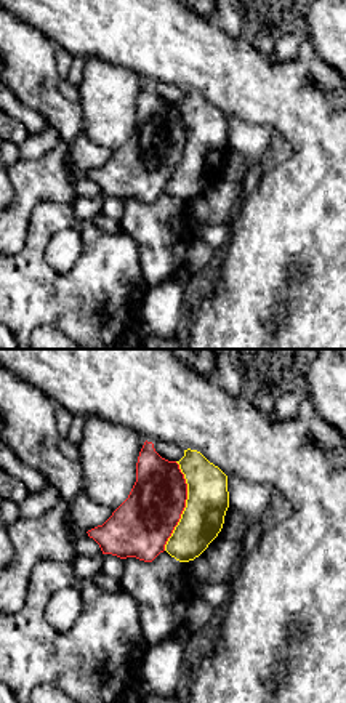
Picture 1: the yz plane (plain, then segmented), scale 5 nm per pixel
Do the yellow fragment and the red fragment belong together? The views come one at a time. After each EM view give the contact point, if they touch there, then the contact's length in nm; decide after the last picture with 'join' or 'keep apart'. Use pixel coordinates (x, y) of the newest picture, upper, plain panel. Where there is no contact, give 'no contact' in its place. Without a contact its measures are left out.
contact (186, 148); length 460 nm

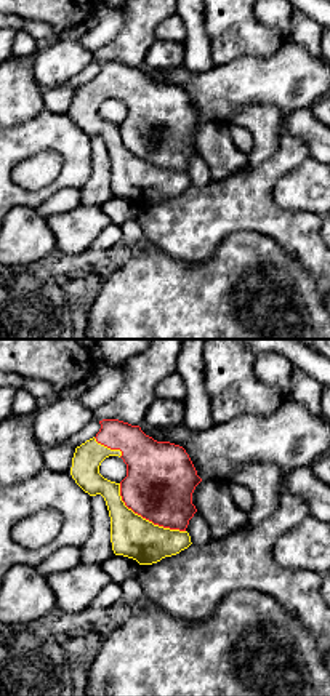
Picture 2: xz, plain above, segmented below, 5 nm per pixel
contact (144, 160); length 420 nm

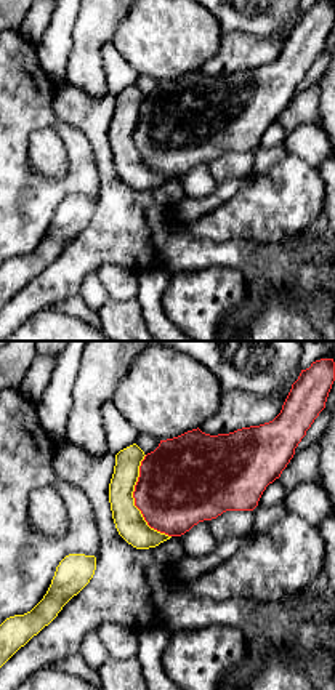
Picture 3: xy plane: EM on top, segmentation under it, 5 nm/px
contact (133, 143); length 440 nm

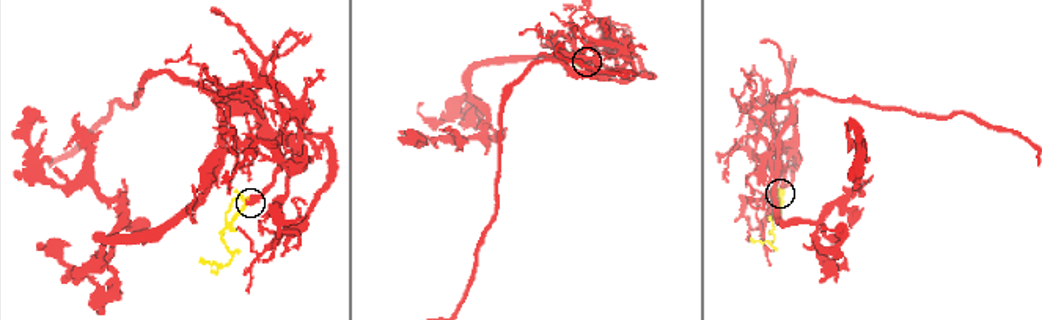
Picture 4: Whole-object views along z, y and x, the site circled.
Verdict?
join

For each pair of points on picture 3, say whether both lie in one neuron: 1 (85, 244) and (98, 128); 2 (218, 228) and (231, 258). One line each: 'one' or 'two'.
1: one
2: two

